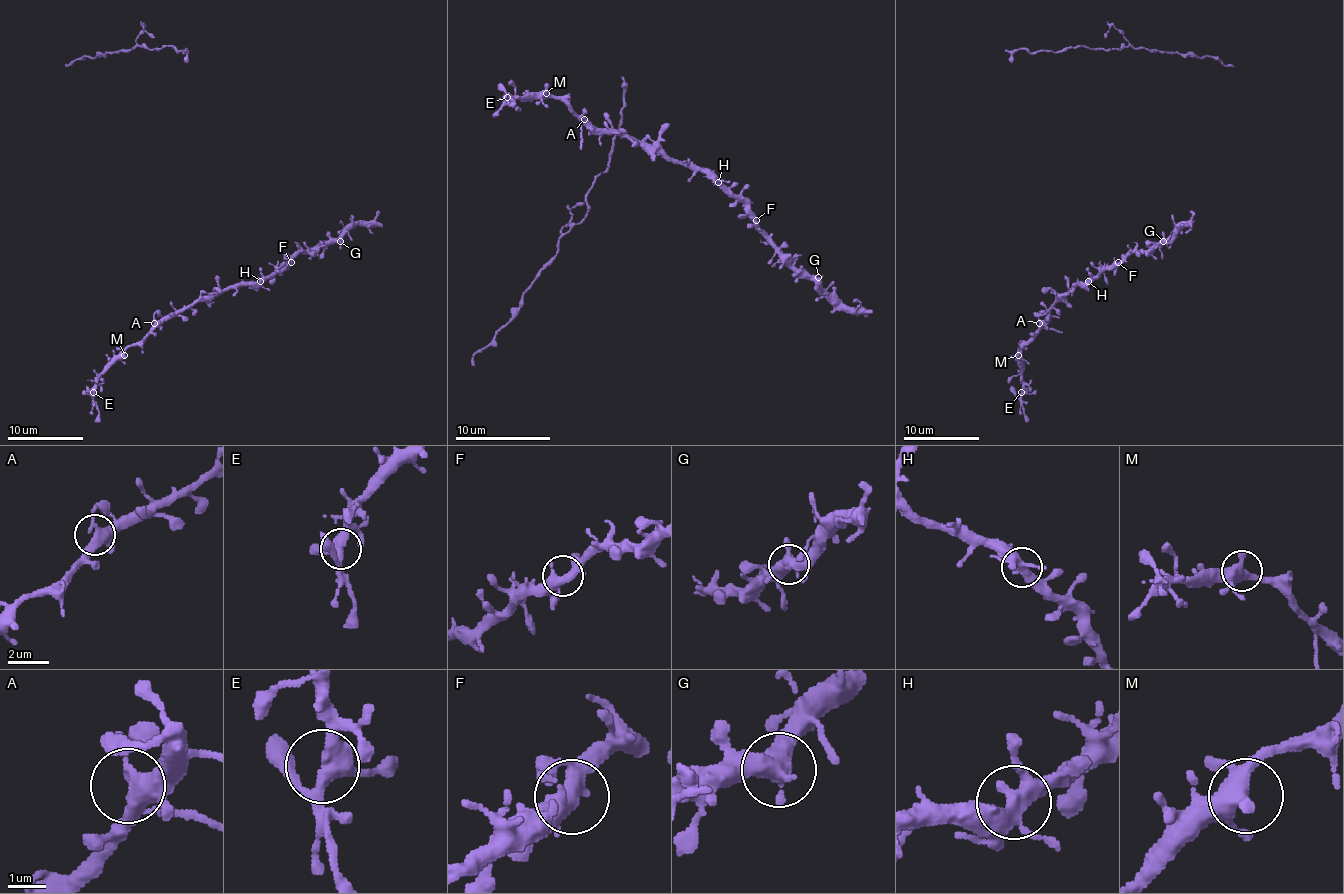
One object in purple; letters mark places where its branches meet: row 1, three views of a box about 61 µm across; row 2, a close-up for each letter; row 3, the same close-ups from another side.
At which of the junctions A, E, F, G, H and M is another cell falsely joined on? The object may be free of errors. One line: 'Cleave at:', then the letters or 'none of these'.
Cleave at: none of these

